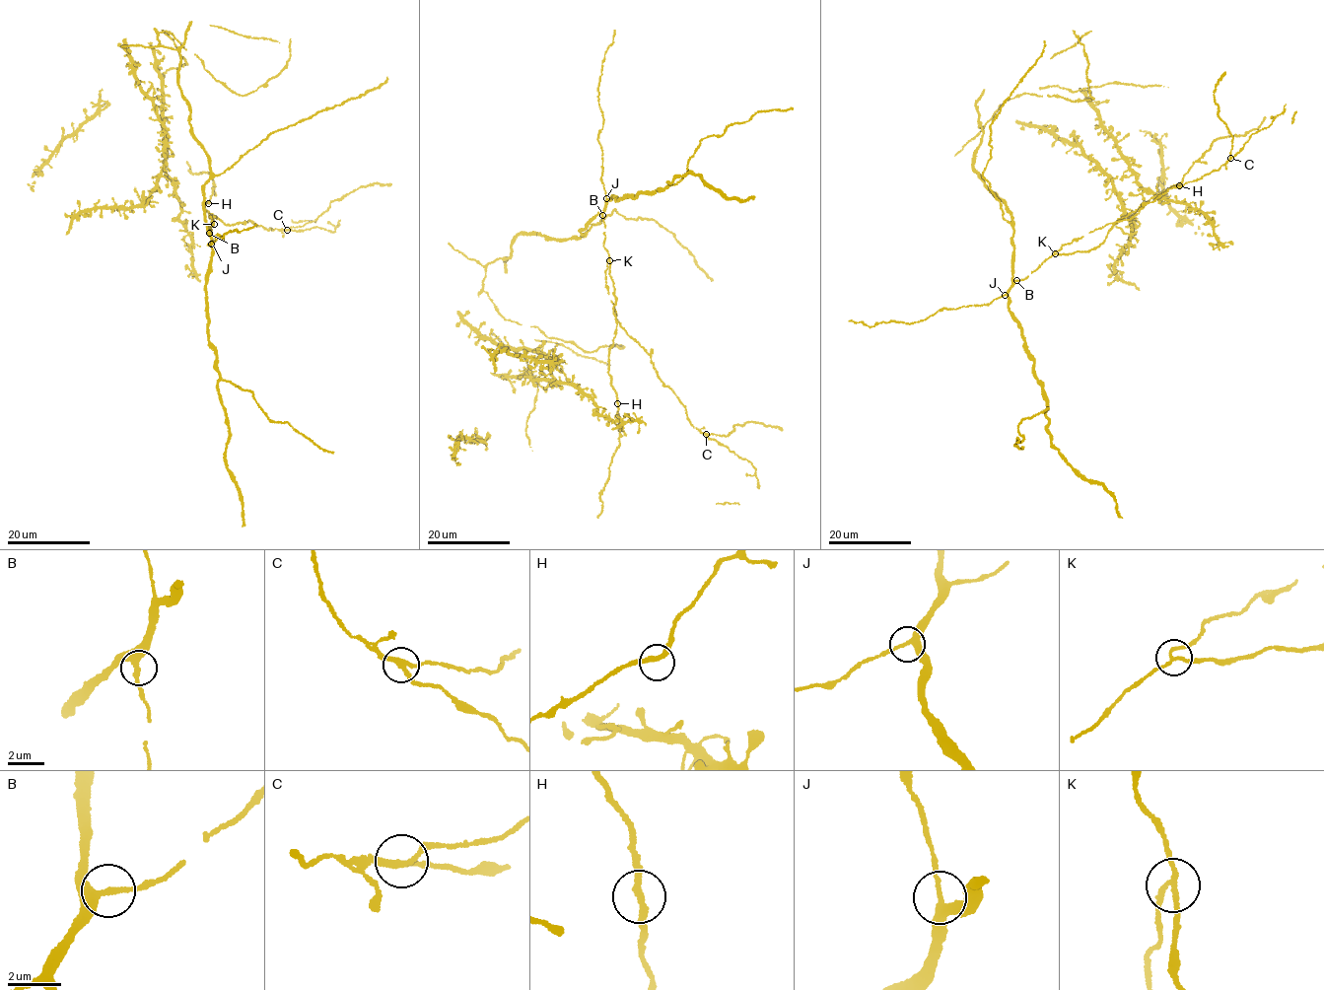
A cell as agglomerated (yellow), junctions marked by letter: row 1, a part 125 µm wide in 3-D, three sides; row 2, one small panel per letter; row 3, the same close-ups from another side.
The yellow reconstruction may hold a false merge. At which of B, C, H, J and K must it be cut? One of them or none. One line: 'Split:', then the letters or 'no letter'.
Split: C

